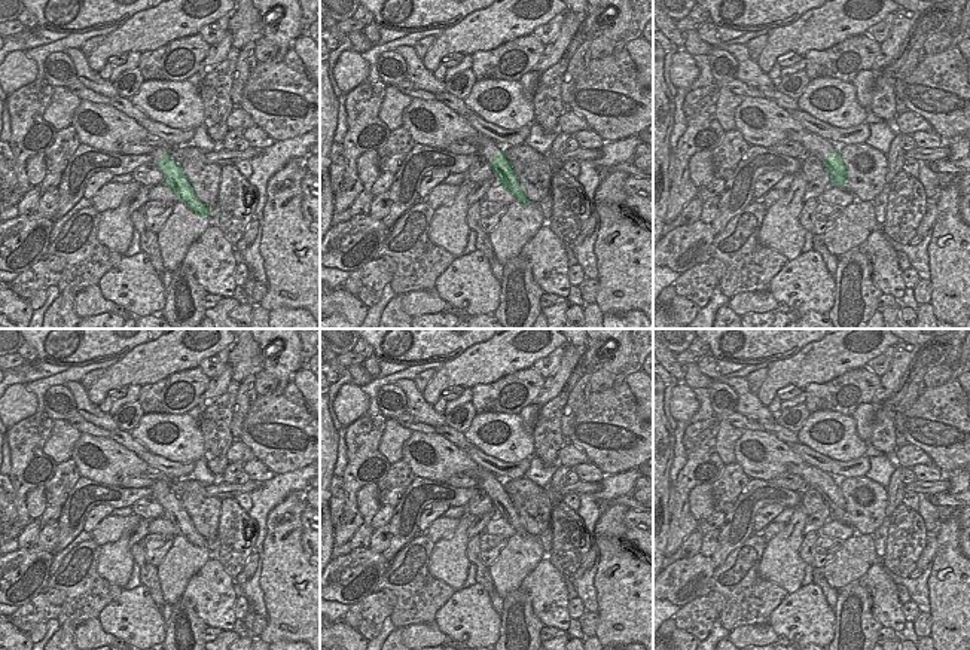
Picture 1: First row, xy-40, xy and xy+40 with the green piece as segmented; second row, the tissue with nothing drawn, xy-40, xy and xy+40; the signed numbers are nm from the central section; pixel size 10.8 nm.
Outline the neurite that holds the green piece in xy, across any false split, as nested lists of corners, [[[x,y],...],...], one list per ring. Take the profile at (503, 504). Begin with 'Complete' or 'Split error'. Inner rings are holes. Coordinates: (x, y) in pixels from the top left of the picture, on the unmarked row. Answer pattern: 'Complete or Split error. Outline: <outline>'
Split error. Outline: [[[479,469],[470,473],[476,477],[479,489],[485,491],[494,504],[497,516],[503,518],[518,534],[531,535],[525,531],[519,521],[519,515],[513,506],[510,495],[506,492],[503,480],[494,473]]]

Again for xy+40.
Split error. Outline: [[[788,463],[786,473],[800,476],[806,488],[812,488],[821,495],[824,504],[830,509],[830,519],[833,518],[841,522],[841,519],[847,513],[847,503],[839,489],[836,477],[805,463]]]

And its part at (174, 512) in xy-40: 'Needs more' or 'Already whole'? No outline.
Needs more.

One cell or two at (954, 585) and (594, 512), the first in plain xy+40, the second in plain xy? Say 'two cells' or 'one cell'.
two cells

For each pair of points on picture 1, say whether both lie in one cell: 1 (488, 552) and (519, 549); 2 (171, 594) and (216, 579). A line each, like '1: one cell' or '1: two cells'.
1: two cells
2: two cells

